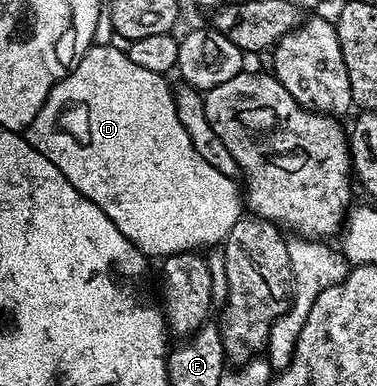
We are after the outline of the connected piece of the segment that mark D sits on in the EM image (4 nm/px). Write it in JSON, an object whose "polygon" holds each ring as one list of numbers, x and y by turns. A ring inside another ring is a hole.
{"polygon":[[114,44,91,46,88,53,80,60,80,64,73,66,70,73,65,74,50,89,48,100,44,100,40,112,36,112,36,120,32,120,32,124,25,131,25,138,32,144,32,148,36,148,36,152,48,156,48,160,52,160,52,164,56,164,56,168,60,168,60,172,64,172,68,184,72,184,72,188,76,188,76,192,80,192,88,200,92,200,92,204,96,204,96,208,100,208,100,212,104,212,104,216,108,216,108,220,112,220,112,224,116,224,116,228,120,228,120,232,124,232,124,236,128,236,128,240,132,240,132,244,136,244,136,248,141,254,146,255,147,259,161,260,173,254,201,251,203,249,201,246,210,246,213,242,221,243,244,216,244,194,239,183,235,179,224,176,224,172,216,172,216,168,212,168,212,164,204,161,200,152,196,152,196,148,192,148,192,140,188,136,184,124,180,124,174,90,166,83,167,75,148,72,148,68,139,68,126,55,125,49,117,50,116,47,117,45]]}

